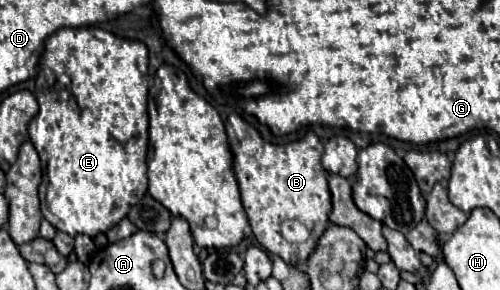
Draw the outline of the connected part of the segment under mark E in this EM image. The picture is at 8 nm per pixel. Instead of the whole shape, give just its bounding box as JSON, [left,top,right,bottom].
[28,28,148,238]

